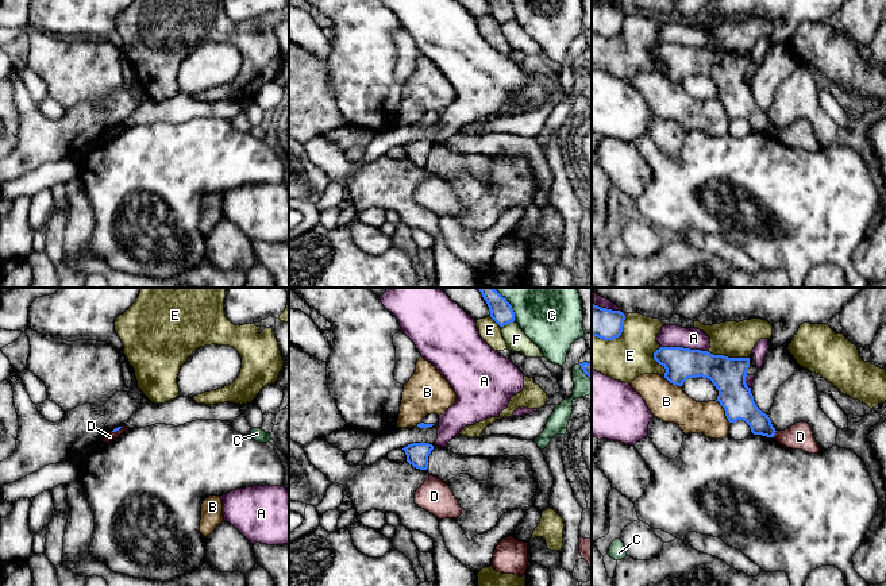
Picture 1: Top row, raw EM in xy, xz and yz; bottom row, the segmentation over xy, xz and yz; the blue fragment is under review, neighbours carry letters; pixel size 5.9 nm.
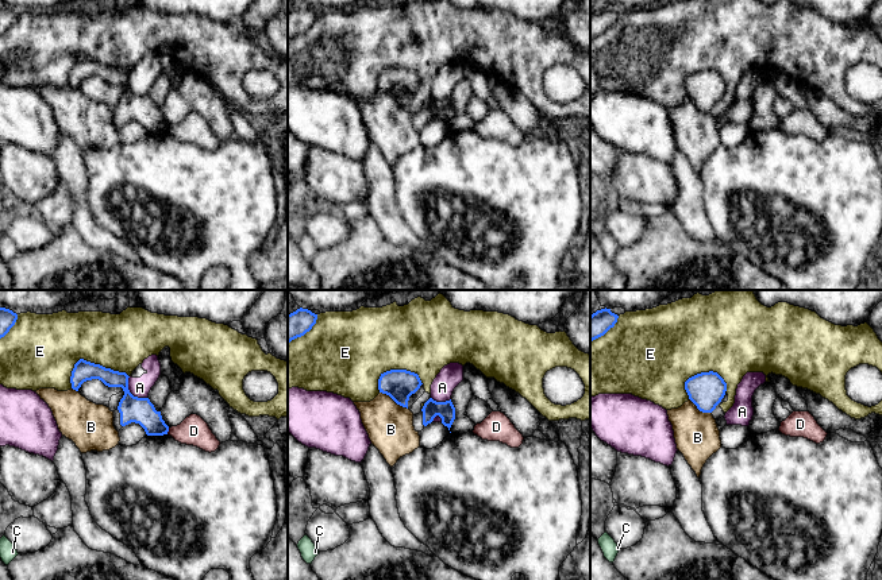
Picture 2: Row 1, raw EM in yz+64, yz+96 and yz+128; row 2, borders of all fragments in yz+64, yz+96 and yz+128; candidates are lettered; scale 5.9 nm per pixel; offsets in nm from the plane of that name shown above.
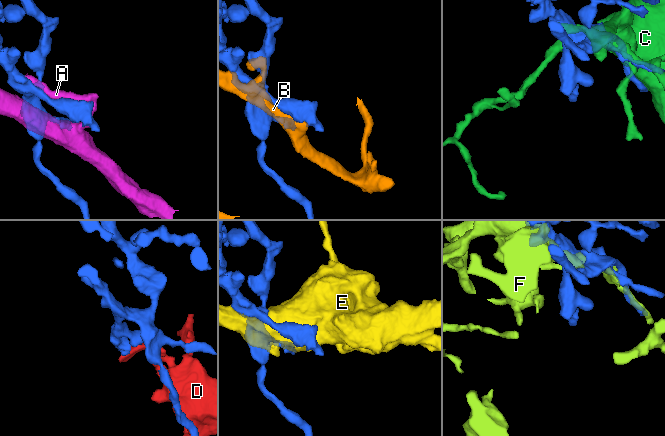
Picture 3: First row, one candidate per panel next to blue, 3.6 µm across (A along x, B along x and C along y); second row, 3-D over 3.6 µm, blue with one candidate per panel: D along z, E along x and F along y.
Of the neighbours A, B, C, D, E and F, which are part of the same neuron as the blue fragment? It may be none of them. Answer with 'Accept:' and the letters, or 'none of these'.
Accept: none of these

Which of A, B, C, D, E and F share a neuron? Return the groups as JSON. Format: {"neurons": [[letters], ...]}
{"neurons": [["A"], ["B"], ["C"], ["D"], ["E"], ["F"]]}

